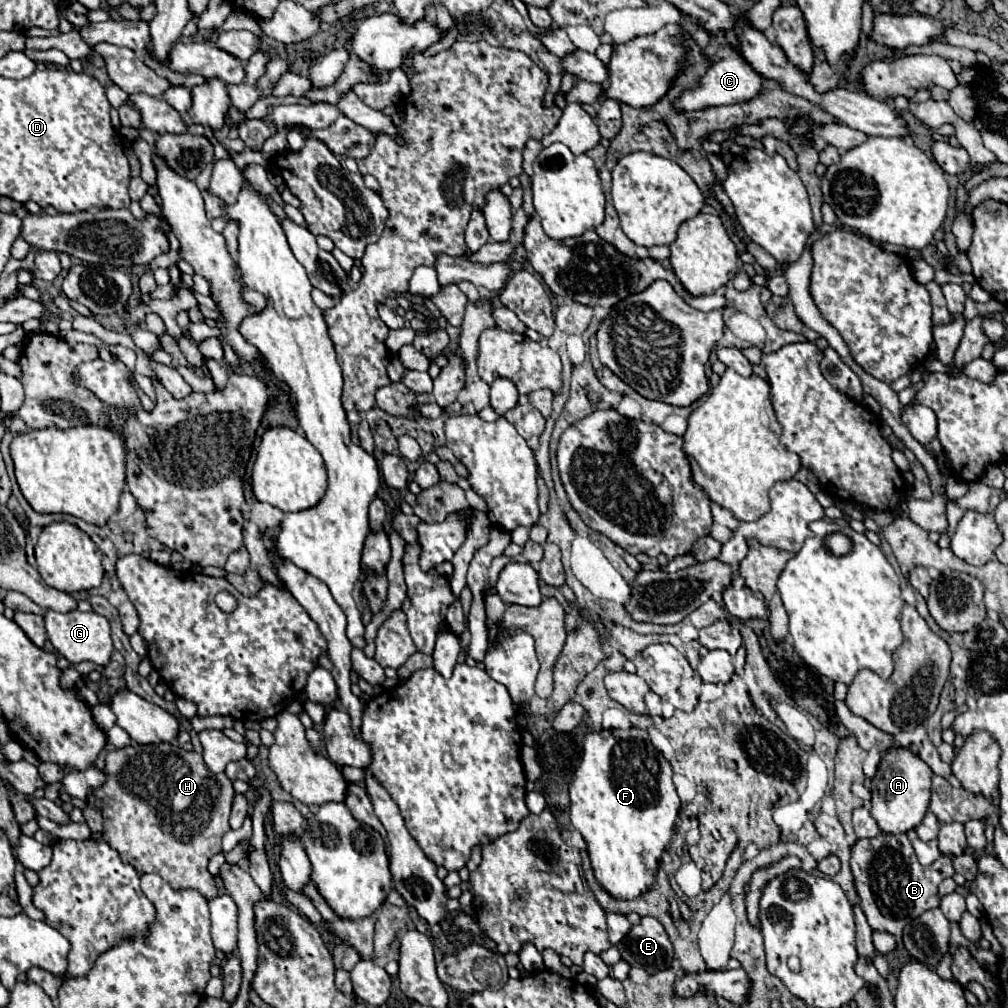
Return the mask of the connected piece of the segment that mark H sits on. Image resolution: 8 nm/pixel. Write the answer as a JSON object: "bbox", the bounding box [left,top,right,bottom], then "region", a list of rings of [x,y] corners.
{"bbox":[87,743,235,901],"region":[[[131,743],[123,749],[113,749],[105,757],[103,773],[105,783],[87,795],[87,805],[97,807],[103,815],[103,837],[99,839],[109,843],[137,873],[157,873],[175,891],[195,889],[205,895],[207,901],[215,899],[217,883],[207,871],[207,863],[221,851],[221,837],[231,829],[229,813],[235,789],[229,777],[225,773],[211,773],[199,753],[185,751],[171,743]]]}

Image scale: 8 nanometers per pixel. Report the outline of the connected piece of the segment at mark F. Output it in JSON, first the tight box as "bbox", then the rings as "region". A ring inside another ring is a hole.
{"bbox":[569,729,681,899],"region":[[[613,729],[589,733],[585,737],[583,759],[569,785],[571,823],[587,843],[595,879],[613,899],[637,899],[645,891],[651,891],[655,885],[659,859],[671,841],[681,807],[671,775],[673,771],[669,761],[665,761],[665,757],[651,745],[649,735],[641,729]]]}

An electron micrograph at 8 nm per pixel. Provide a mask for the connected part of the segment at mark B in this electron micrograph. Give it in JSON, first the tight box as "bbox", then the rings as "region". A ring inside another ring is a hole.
{"bbox":[851,833,953,935],"region":[[[879,833],[873,839],[861,839],[851,849],[851,871],[855,877],[855,887],[861,897],[861,907],[867,915],[867,921],[873,931],[885,931],[891,935],[901,935],[905,925],[917,915],[923,915],[929,909],[939,907],[937,885],[953,877],[951,859],[941,855],[933,865],[923,867],[907,839],[907,835],[885,835]]]}

